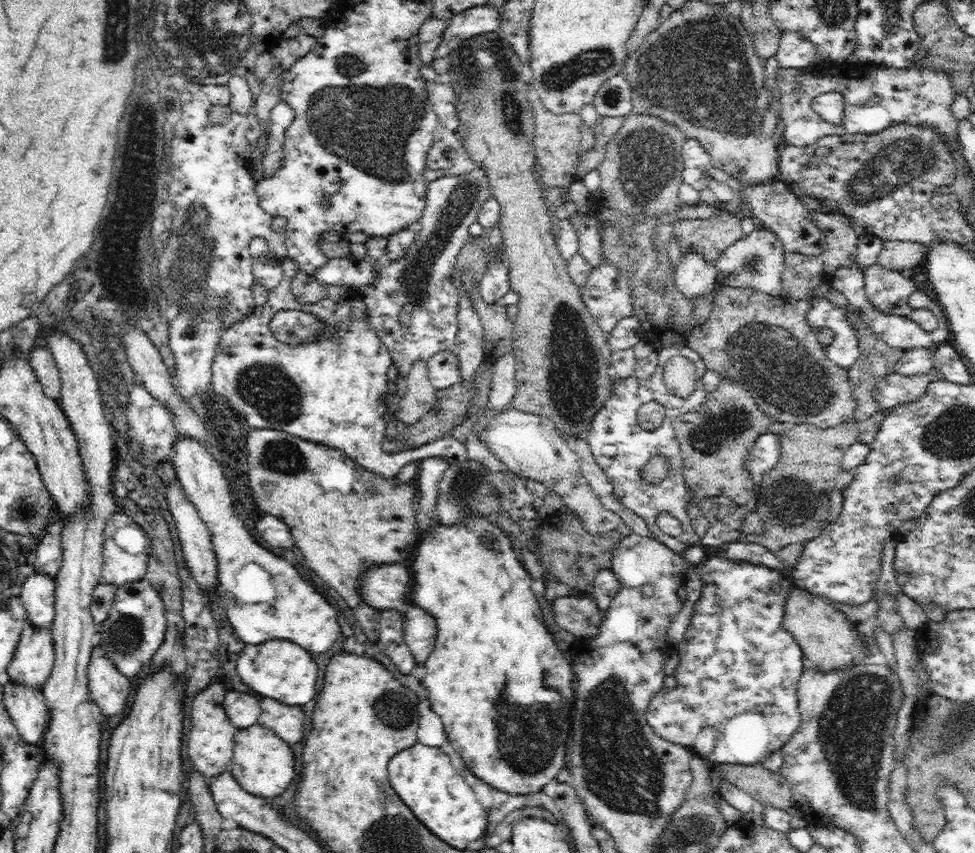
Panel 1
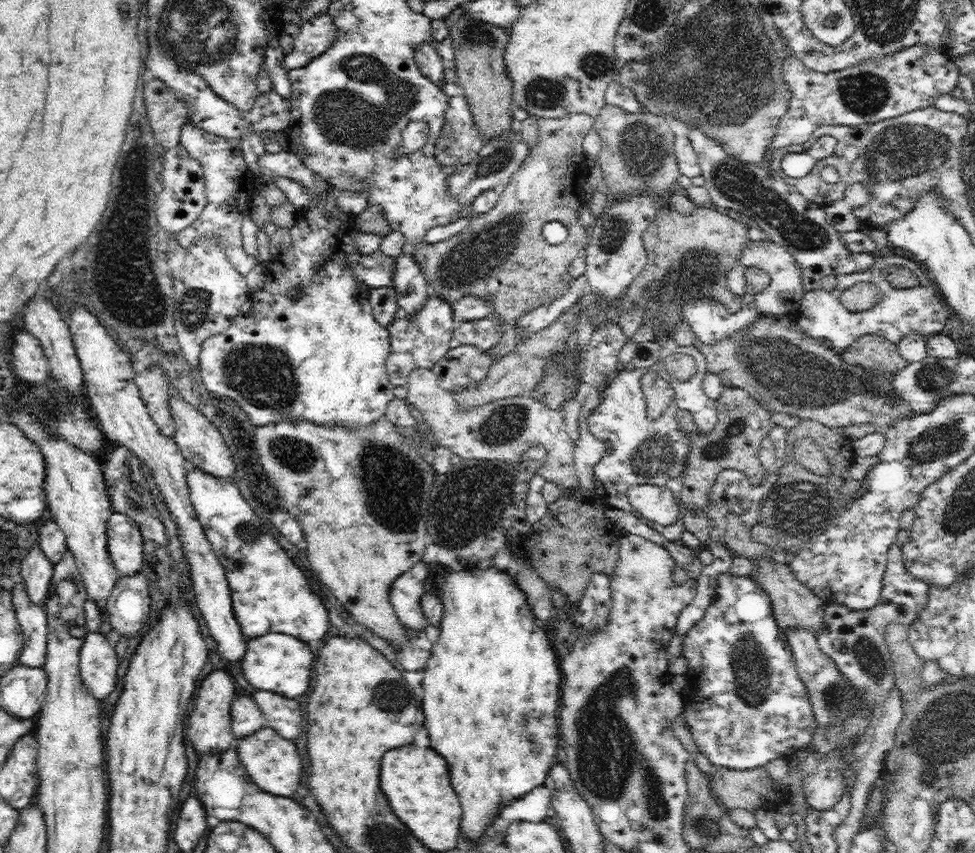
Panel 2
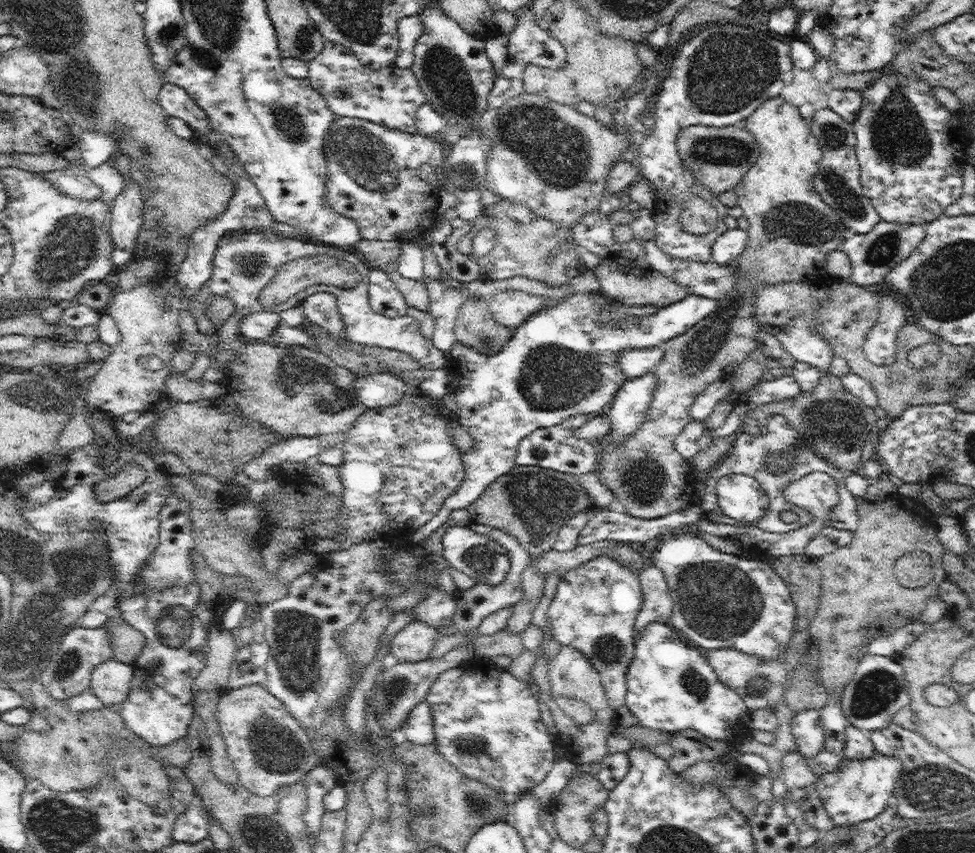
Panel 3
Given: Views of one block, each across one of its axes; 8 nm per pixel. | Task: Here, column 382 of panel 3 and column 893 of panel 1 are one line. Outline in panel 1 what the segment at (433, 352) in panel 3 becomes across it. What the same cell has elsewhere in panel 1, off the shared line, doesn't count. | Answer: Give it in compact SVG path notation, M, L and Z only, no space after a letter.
M856 264L852 267L840 268L832 277L832 284L834 285L834 290L837 292L842 292L846 295L848 300L848 305L846 307L835 306L827 300L820 300L820 298L812 298L812 309L808 312L807 320L809 326L819 329L820 327L830 328L834 331L834 338L832 342L828 345L823 345L826 356L832 362L840 365L842 368L848 368L852 365L855 360L860 356L860 349L858 348L858 337L854 332L854 329L848 325L847 316L844 314L845 309L855 310L857 313L864 317L866 325L871 329L871 332L875 334L880 340L883 340L888 346L892 348L936 348L940 344L946 343L946 338L948 338L948 332L950 332L949 323L946 319L945 312L940 308L940 304L936 304L924 290L916 290L914 293L910 294L909 306L914 309L926 308L930 310L939 321L939 327L932 330L932 332L924 331L924 329L919 328L919 326L914 323L909 317L886 315L872 303L870 303L870 298L866 296L865 293L865 281L863 274L860 272L860 267Z

